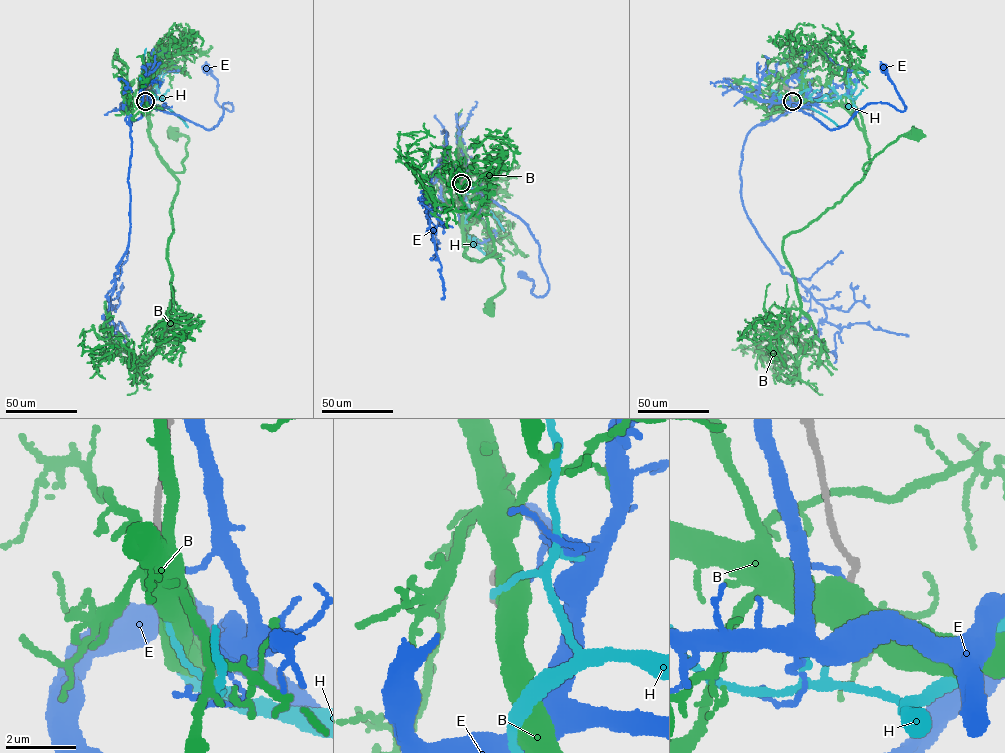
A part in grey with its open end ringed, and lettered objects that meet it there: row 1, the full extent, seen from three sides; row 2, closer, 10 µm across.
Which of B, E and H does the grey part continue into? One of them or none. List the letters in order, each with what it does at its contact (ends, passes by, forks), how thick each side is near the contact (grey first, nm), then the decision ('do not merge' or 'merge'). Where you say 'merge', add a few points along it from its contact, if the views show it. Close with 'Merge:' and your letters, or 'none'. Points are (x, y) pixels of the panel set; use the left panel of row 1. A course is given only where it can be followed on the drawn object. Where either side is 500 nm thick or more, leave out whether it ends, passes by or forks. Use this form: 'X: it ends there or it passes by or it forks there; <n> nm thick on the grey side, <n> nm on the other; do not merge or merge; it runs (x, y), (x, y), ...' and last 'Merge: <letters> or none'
B: 220 nm thick on the grey side, 700 nm on the other; do not merge
E: it ends there; 220 nm thick on the grey side, 150 nm on the other; do not merge
H: it ends there; 220 nm thick on the grey side, 170 nm on the other; merge; it runs (145, 101), (148, 106), (146, 98), (150, 100), (148, 96), (155, 95), (167, 72), (188, 72)
Merge: H

